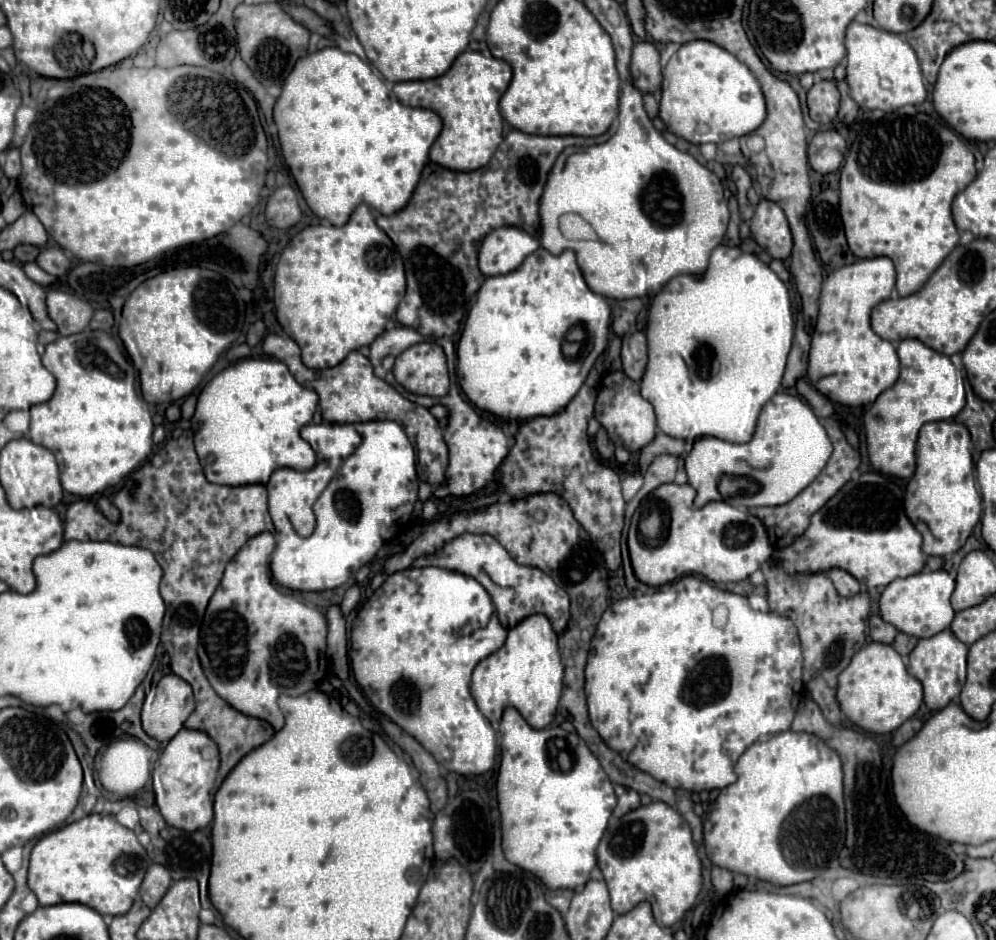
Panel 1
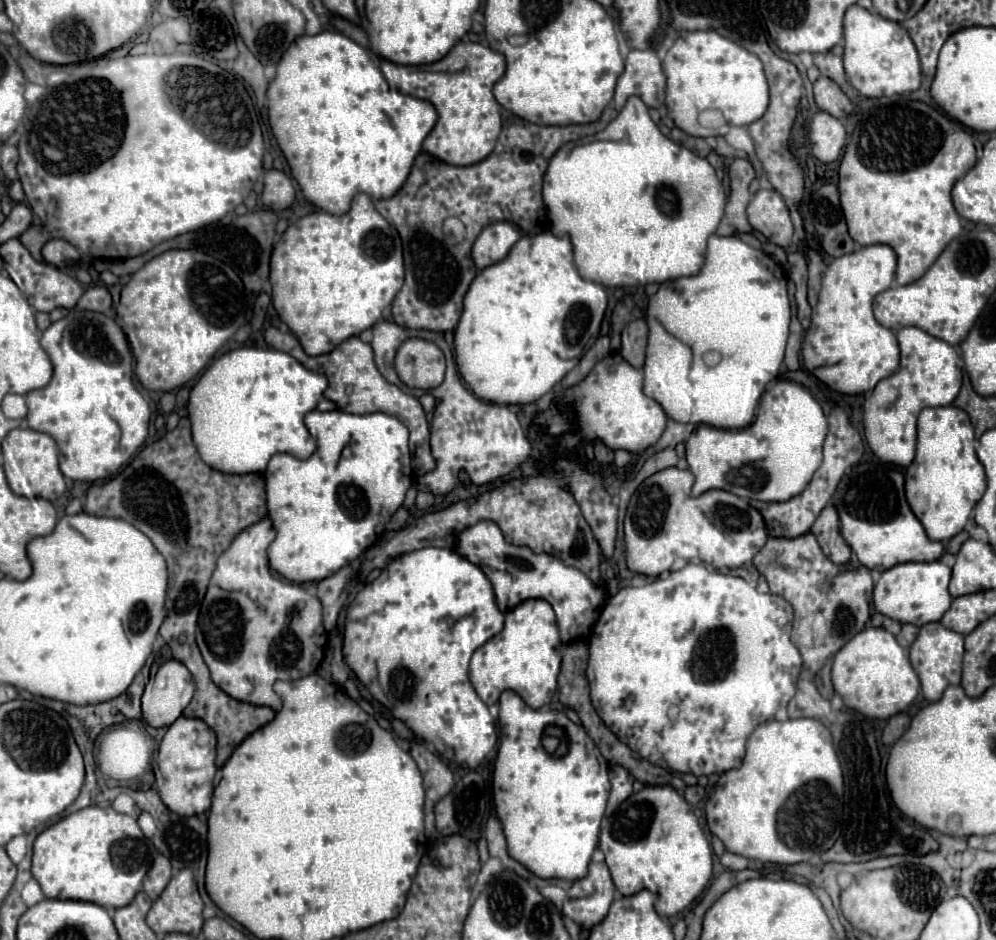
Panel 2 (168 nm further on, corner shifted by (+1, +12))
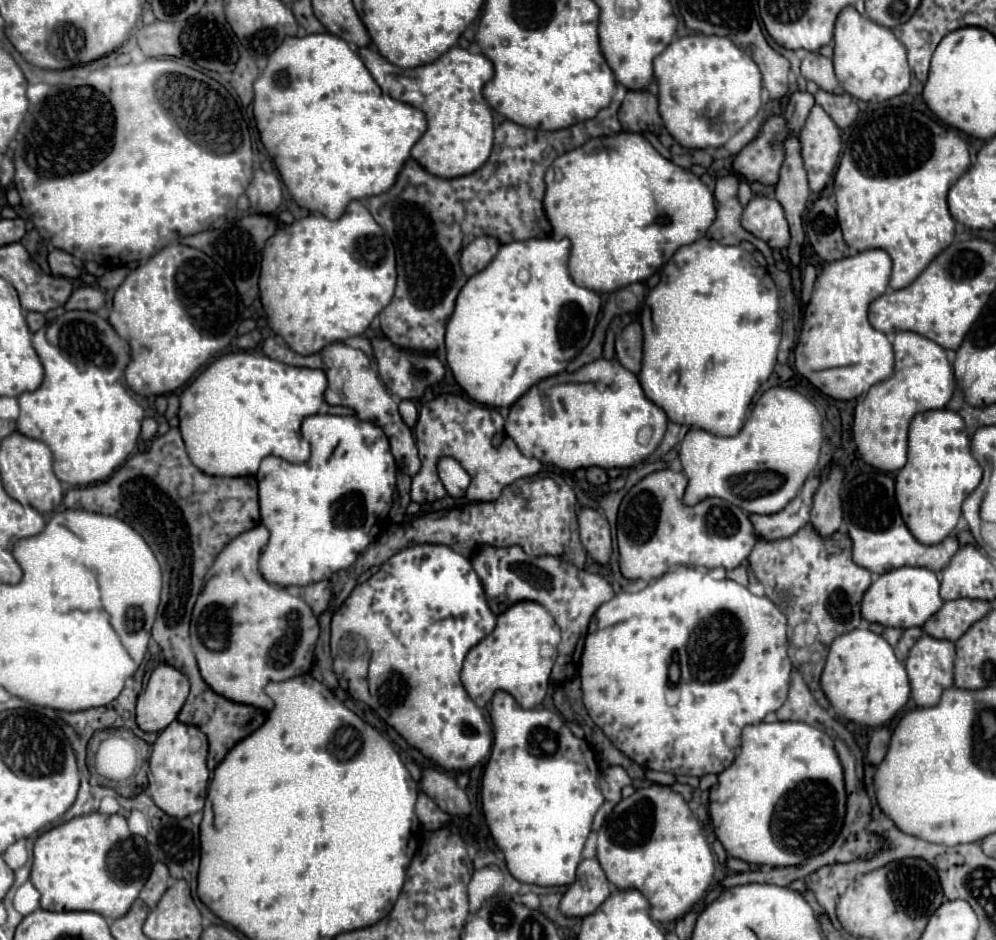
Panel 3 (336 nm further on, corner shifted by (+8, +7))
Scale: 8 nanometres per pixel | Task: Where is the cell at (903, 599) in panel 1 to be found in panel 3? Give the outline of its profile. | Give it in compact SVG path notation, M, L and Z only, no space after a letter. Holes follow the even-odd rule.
M899 567L879 575L877 581L871 583L861 601L861 617L867 623L881 623L885 627L921 627L933 613L937 613L943 605L939 597L939 579L933 571L923 567Z

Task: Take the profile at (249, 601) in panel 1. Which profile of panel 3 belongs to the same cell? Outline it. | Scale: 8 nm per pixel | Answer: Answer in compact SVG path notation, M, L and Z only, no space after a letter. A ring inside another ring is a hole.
M263 525L253 527L251 531L241 533L235 537L215 559L213 567L207 573L205 589L201 591L193 617L191 617L191 647L199 661L201 675L205 683L225 699L235 703L245 703L261 709L273 709L273 701L265 695L265 685L269 681L285 681L295 677L297 673L303 675L311 669L313 663L313 649L319 637L319 623L313 615L311 607L297 594L289 593L289 588L299 591L296 586L281 587L267 583L259 569L257 561L261 549L269 539L269 531Z

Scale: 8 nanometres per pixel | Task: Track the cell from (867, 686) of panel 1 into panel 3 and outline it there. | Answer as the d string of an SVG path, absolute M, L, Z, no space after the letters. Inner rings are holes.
M853 629L831 643L821 675L821 689L839 717L869 727L879 727L893 719L909 699L905 665L895 657L893 647L871 629Z

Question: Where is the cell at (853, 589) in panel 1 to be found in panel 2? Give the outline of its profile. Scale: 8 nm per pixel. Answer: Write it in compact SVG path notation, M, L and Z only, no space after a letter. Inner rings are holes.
M828 506L822 510L822 514L816 518L812 530L822 552L826 552L826 556L836 564L836 566L846 566L850 562L850 548L846 546L844 538L840 536L840 528L838 528L838 512Z

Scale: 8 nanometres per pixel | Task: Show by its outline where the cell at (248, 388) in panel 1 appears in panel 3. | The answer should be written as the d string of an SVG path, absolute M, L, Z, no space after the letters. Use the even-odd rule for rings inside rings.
M247 351L229 353L215 359L197 375L197 379L181 393L179 399L179 429L193 465L207 475L241 477L255 475L261 459L271 453L289 463L305 463L309 459L309 443L301 435L301 421L319 411L325 389L327 377L323 369L291 367Z

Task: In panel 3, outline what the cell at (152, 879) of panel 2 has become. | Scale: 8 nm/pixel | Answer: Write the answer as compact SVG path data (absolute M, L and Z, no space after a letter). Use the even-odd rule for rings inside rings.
M155 863L153 871L151 871L151 875L149 875L149 879L147 879L141 895L139 895L147 903L149 909L155 909L155 905L159 903L161 895L167 889L167 879L169 879L167 867L163 863Z

